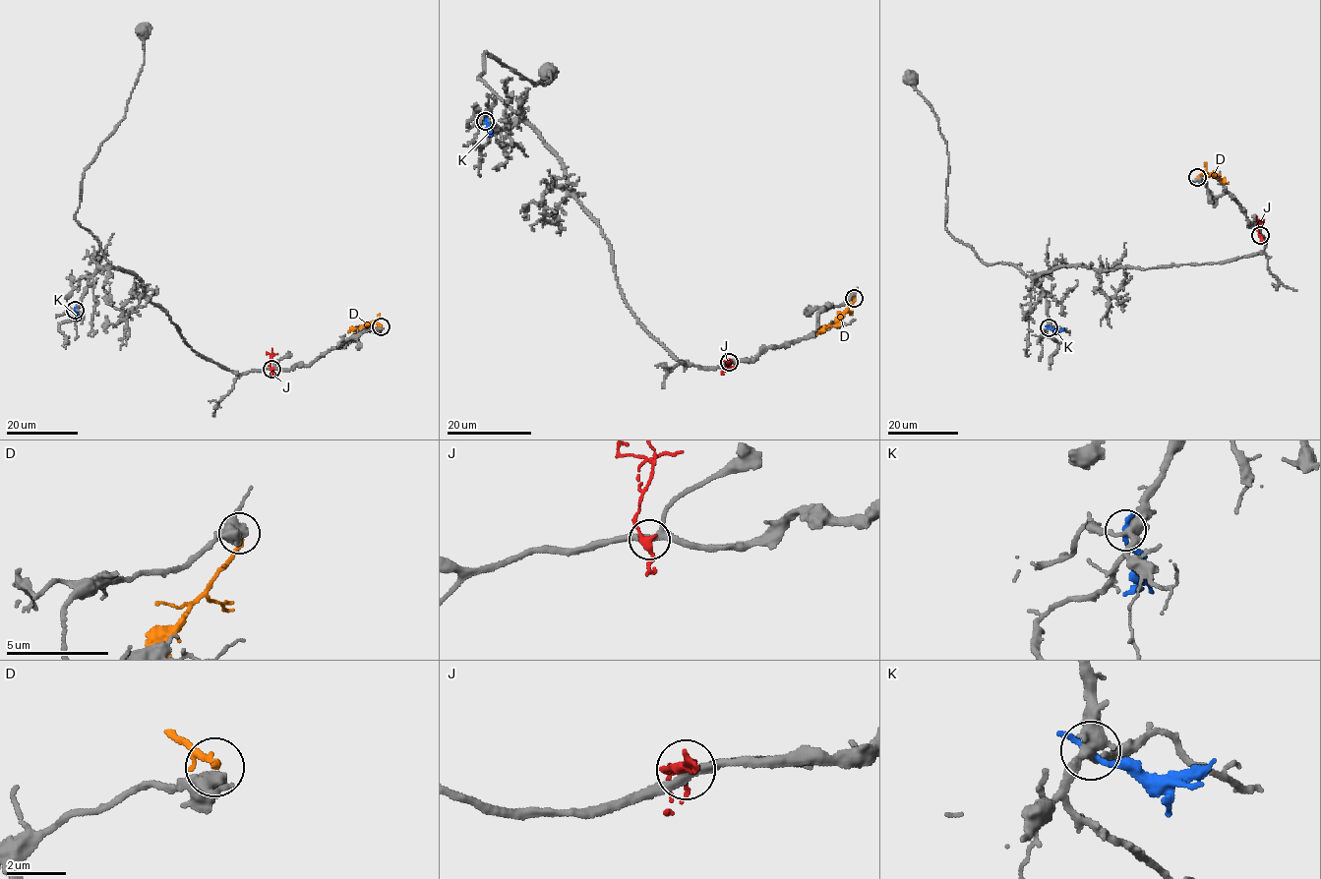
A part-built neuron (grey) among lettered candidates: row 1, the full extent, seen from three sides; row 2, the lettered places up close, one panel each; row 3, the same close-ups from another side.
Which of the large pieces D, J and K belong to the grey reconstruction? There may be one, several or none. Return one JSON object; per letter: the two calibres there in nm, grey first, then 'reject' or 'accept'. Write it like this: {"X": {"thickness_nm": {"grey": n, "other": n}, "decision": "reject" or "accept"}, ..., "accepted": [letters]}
{"D": {"thickness_nm": {"grey": 380, "other": 190}, "decision": "reject"}, "J": {"thickness_nm": {"grey": 240, "other": 260}, "decision": "reject"}, "K": {"thickness_nm": {"grey": 380, "other": 170}, "decision": "reject"}, "accepted": []}

